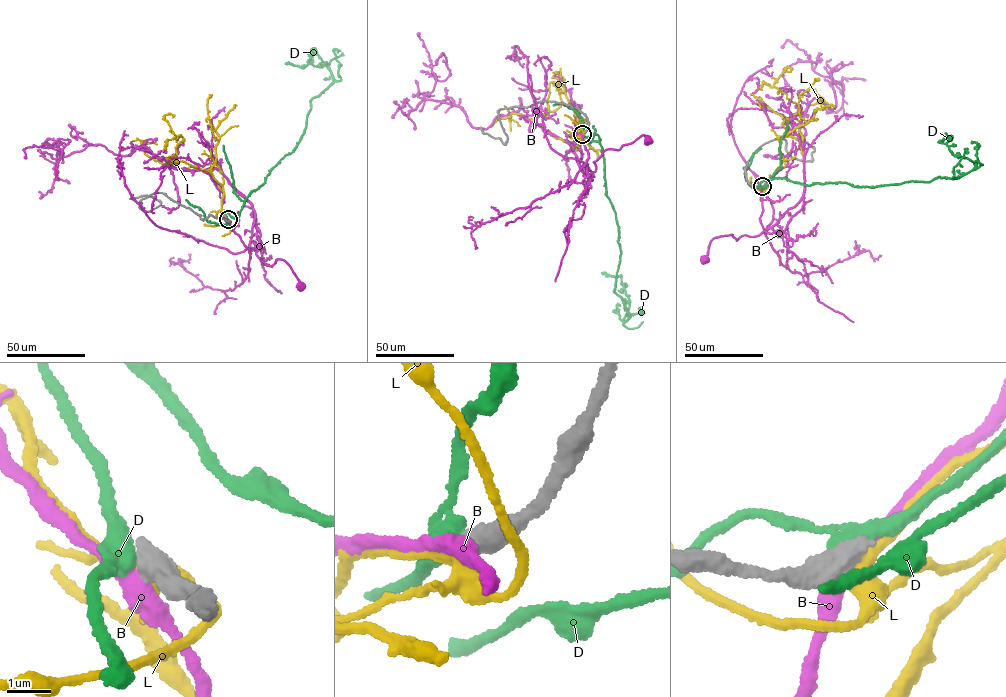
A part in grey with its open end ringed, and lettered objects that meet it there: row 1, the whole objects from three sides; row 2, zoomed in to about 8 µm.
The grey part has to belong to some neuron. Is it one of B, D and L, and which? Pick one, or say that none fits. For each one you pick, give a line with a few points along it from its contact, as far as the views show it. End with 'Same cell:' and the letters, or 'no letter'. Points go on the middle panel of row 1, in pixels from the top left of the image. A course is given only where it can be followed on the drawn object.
Same cell: no letter

